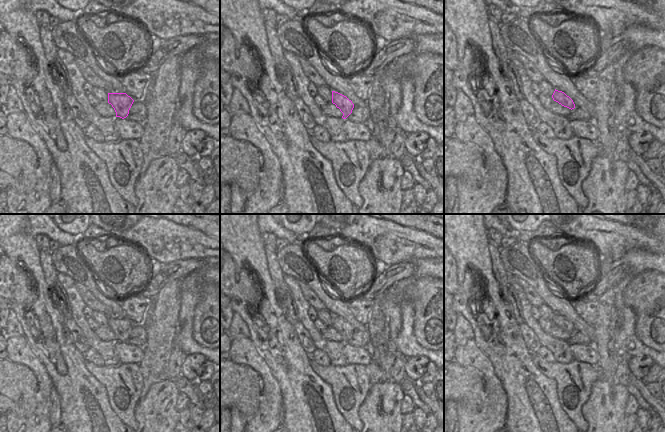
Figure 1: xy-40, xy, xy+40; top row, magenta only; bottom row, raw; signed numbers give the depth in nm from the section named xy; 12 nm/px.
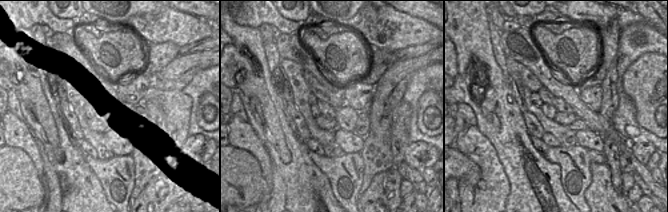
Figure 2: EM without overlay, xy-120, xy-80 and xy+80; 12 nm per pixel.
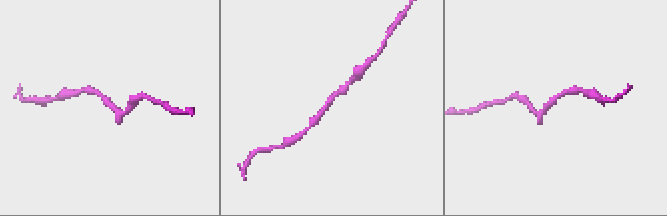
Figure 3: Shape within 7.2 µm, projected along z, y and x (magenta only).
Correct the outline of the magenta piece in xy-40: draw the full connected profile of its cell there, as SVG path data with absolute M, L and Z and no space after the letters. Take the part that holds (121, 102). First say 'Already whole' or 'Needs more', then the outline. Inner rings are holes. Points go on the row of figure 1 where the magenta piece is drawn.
Already whole. M108 93L108 103L116 112L116 117L126 118L134 100L126 93Z

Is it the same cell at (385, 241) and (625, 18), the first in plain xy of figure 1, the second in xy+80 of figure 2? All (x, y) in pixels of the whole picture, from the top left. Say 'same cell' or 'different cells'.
same cell

